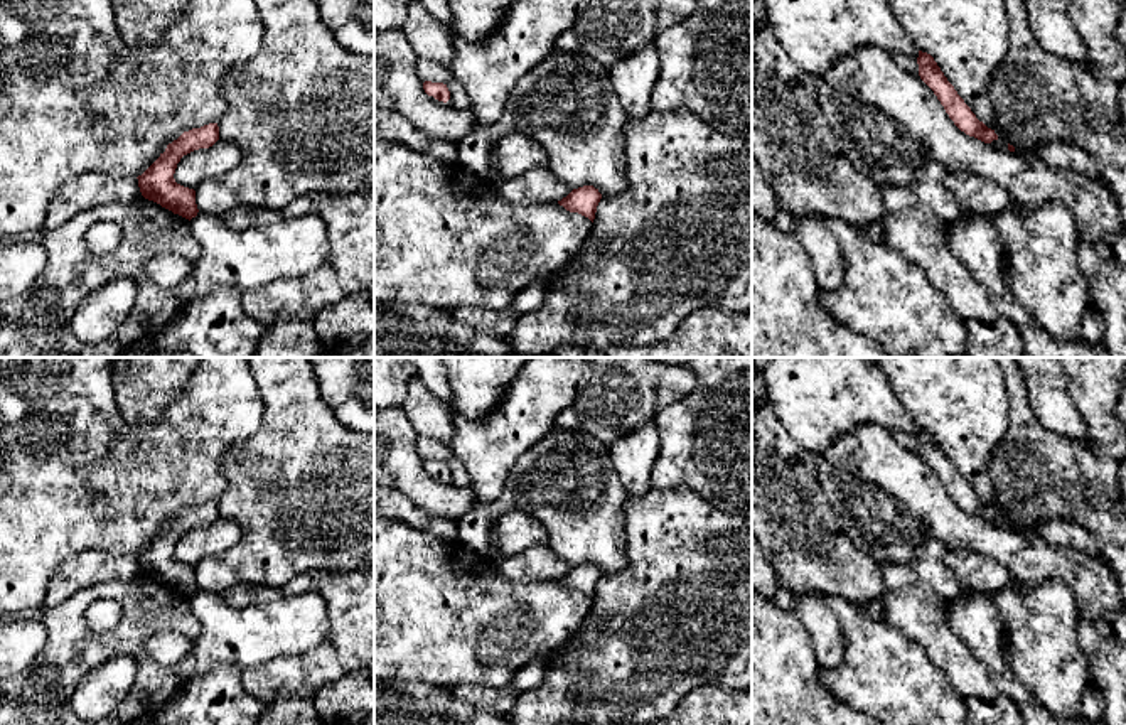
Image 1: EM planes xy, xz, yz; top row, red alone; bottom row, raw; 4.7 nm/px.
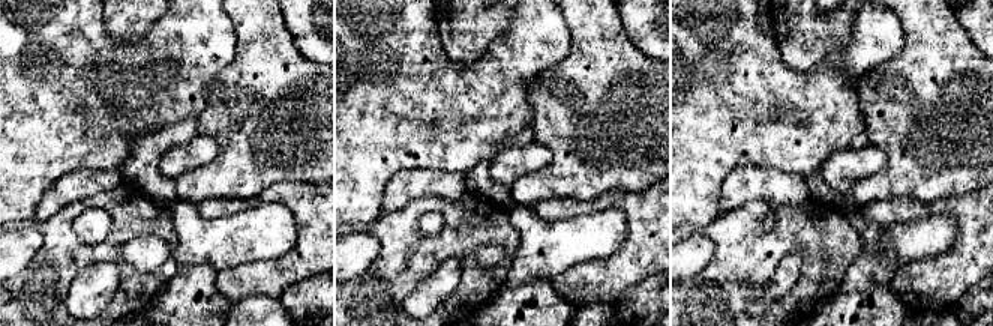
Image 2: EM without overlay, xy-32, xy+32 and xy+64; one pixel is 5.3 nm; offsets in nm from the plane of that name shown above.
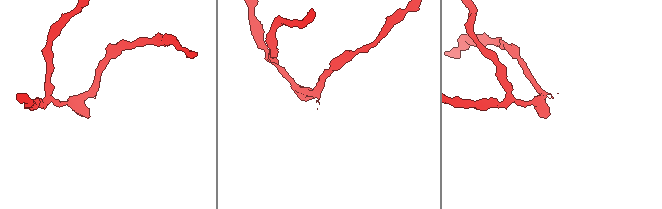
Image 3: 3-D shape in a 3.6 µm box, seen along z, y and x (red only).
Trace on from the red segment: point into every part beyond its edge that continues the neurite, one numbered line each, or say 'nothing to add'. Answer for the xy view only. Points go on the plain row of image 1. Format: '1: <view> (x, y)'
nothing to add

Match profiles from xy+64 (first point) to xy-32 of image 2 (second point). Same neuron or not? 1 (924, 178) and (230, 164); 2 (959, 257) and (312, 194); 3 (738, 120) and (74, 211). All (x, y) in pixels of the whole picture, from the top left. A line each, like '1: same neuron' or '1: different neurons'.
1: same neuron
2: same neuron
3: different neurons

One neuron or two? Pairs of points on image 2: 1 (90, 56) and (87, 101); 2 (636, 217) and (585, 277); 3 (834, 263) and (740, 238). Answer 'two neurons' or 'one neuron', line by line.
1: one neuron
2: one neuron
3: one neuron

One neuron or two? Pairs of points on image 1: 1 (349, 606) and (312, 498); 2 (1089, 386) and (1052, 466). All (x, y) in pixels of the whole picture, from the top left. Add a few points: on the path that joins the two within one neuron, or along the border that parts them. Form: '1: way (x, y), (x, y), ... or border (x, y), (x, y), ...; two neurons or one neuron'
1: border (356, 567), (346, 572), (307, 570), (299, 575); two neurons
2: way (1099, 415), (1101, 456), (1091, 466), (1081, 466); one neuron

